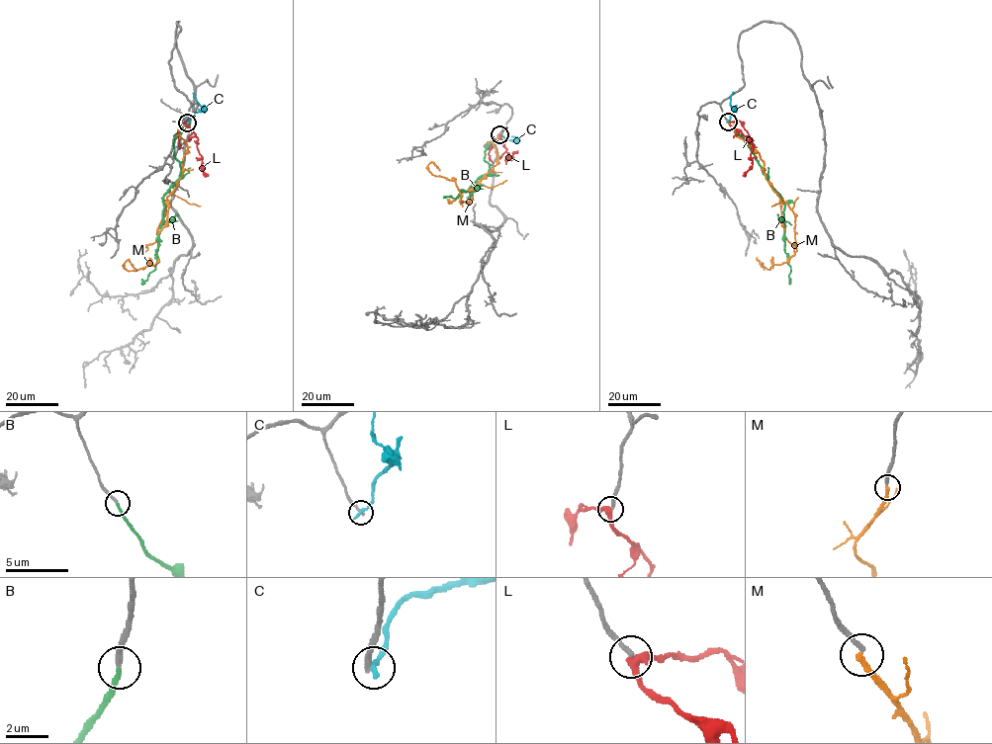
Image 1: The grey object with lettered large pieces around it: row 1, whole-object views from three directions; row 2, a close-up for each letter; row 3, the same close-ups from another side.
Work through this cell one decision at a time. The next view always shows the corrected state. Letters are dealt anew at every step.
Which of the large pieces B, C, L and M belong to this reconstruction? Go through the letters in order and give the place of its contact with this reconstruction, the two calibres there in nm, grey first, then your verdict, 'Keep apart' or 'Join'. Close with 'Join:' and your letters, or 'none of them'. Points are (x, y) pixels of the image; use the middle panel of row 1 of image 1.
B: Touches grey at (499, 134). Thickness 240 nm (grey) against 220 nm. Join
C: Touches grey at (500, 133). Thickness 280 nm (grey) against 280 nm. Keep apart
L: Touches grey at (499, 134). Thickness 220 nm (grey) against 400 nm. Keep apart
M: Touches grey at (499, 134). Thickness 240 nm (grey) against 280 nm. Keep apart
Join: B

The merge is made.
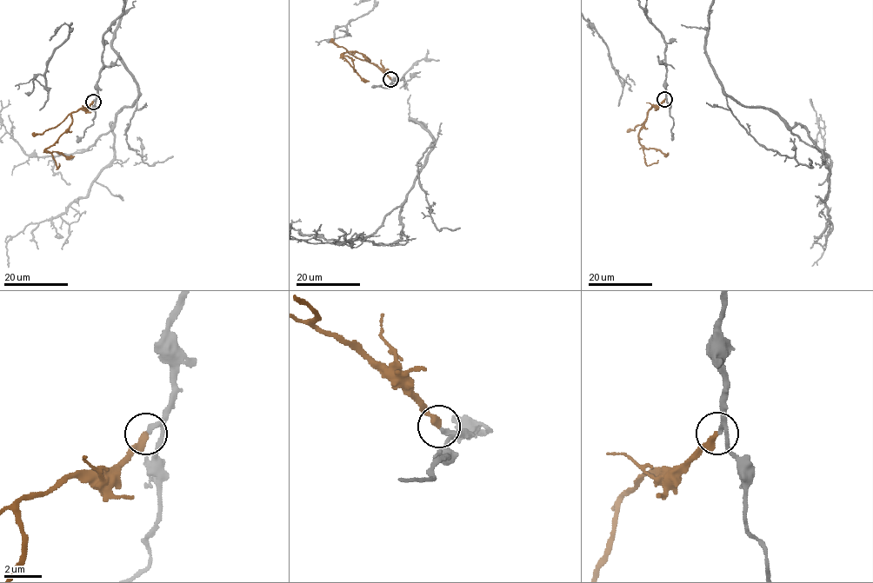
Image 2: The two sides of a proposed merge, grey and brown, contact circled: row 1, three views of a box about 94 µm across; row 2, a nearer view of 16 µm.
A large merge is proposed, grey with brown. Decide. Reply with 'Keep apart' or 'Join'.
Keep apart

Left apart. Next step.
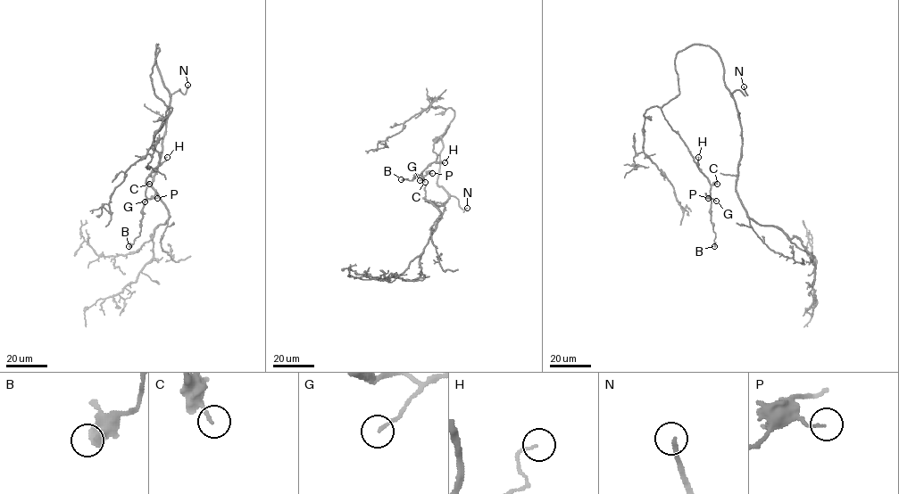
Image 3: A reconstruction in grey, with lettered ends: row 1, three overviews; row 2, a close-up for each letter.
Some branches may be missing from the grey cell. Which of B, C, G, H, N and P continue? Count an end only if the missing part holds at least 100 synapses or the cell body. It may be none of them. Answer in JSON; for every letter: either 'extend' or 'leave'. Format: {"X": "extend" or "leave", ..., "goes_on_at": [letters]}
{"B": "leave", "C": "leave", "G": "leave", "H": "leave", "N": "extend", "P": "leave", "goes_on_at": ["N"]}

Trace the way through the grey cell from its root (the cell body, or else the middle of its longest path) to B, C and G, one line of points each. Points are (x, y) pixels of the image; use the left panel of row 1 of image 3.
B: (168, 90), (156, 45), (150, 78), (167, 111), (154, 137), (159, 160), (145, 179), (140, 234), (129, 246)
C: (168, 90), (156, 45), (150, 78), (167, 111), (154, 137), (159, 160), (145, 179), (149, 184)
G: (168, 90), (156, 45), (150, 78), (167, 111), (154, 137), (159, 160), (145, 179), (145, 201)

